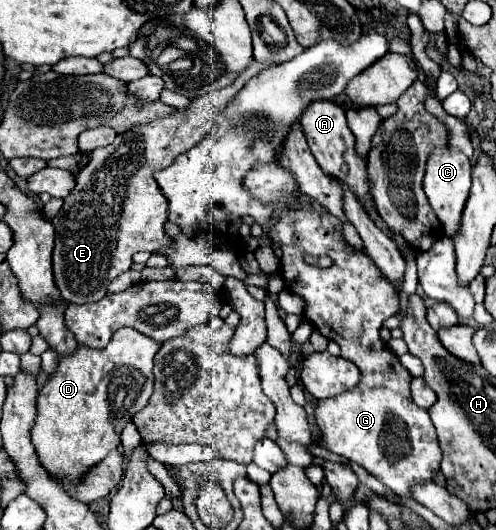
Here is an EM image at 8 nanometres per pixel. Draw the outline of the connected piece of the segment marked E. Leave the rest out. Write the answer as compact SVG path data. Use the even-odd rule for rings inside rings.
M252 60L250 66L242 74L238 74L238 78L230 86L194 98L186 110L174 110L170 116L156 118L148 124L136 124L134 128L118 134L106 148L96 148L90 154L90 162L76 176L74 190L64 200L62 210L52 218L52 224L56 228L56 246L52 252L54 282L64 300L68 300L70 304L98 302L106 296L108 284L132 266L132 256L136 252L148 250L154 254L172 244L172 238L164 230L164 224L168 220L168 200L166 196L162 196L154 174L172 164L178 154L190 150L196 142L200 142L212 130L212 116L220 114L226 108L226 104L244 88L242 84L270 66L272 64L268 62Z

